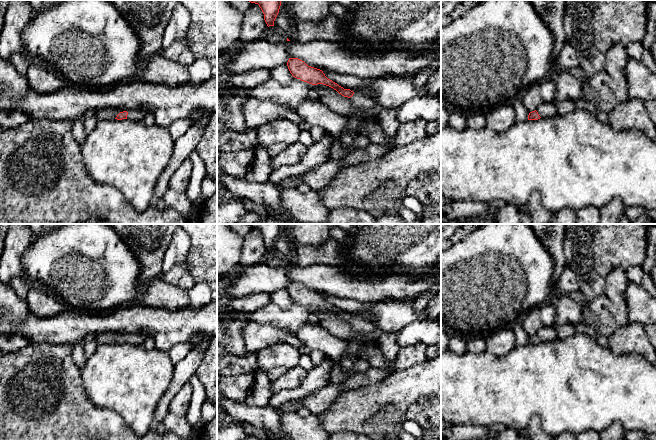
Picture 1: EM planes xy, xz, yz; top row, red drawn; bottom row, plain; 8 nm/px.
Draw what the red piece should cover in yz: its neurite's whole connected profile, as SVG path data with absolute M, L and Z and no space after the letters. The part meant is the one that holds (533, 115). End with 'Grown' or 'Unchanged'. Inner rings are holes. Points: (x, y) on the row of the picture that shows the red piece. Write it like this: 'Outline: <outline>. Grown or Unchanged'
Outline: M545 103L540 105L535 111L528 115L528 120L538 120L540 118L548 118L557 114L555 103Z. Grown

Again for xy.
Outline: M103 108L94 112L94 115L100 120L138 120L142 121L146 112L140 109L127 109L127 108Z. Grown

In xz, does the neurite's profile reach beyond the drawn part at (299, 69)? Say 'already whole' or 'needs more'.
needs more

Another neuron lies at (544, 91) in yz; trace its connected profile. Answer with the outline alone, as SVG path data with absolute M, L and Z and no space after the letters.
M549 78L540 80L522 92L521 101L527 111L535 111L540 105L556 102L556 86Z

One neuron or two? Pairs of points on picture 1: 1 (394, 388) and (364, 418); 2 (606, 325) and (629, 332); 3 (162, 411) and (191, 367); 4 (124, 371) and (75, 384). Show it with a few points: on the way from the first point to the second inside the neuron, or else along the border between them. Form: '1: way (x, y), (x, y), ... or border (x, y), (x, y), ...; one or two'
1: way (387, 395), (371, 411); one
2: border (628, 322), (619, 326), (608, 337); two
3: way (165, 400), (180, 378); one
4: border (80, 369), (84, 391), (93, 403); two

